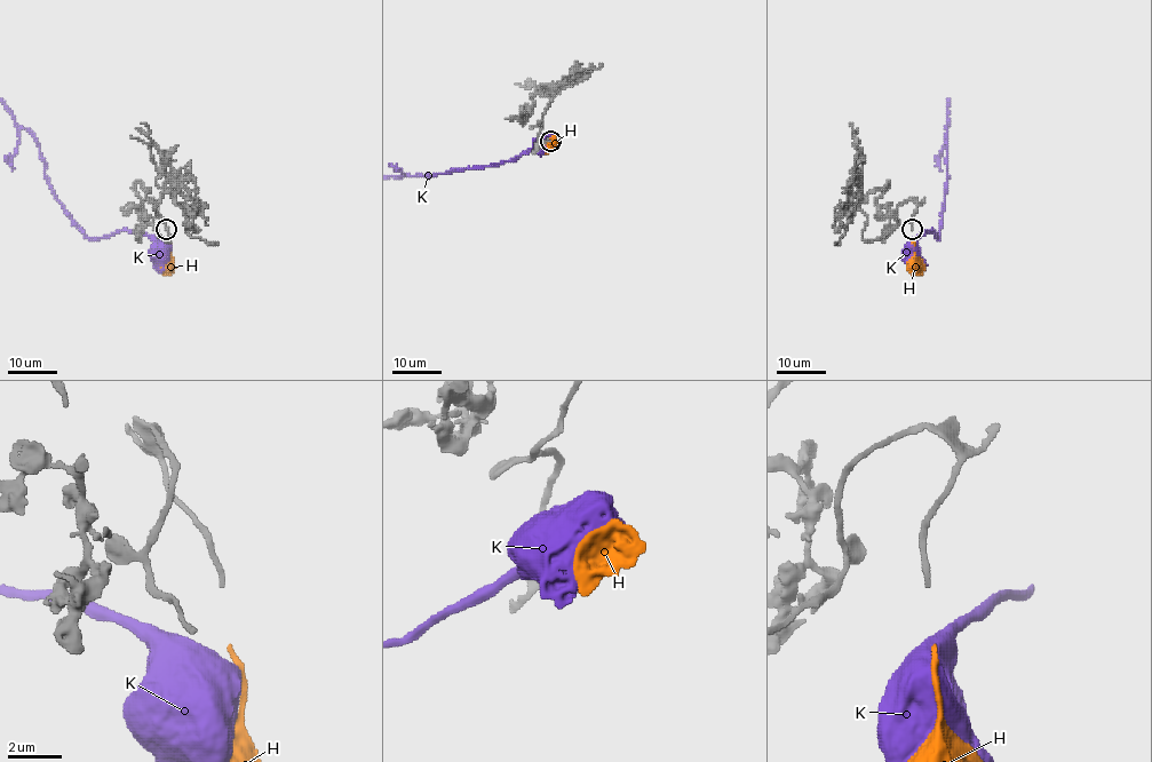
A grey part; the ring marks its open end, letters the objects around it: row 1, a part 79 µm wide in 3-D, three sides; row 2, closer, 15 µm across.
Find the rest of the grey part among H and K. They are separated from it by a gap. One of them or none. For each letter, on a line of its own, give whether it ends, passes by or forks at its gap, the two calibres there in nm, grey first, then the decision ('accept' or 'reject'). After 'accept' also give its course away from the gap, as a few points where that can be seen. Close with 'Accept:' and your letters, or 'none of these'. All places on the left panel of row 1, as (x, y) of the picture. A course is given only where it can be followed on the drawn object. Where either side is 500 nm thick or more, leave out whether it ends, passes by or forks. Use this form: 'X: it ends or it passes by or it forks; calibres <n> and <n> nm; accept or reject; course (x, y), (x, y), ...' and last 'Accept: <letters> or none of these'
H: it ends; calibres 200 and 200 nm; accept
K: calibres 200 and 1000 nm; reject
Accept: H

